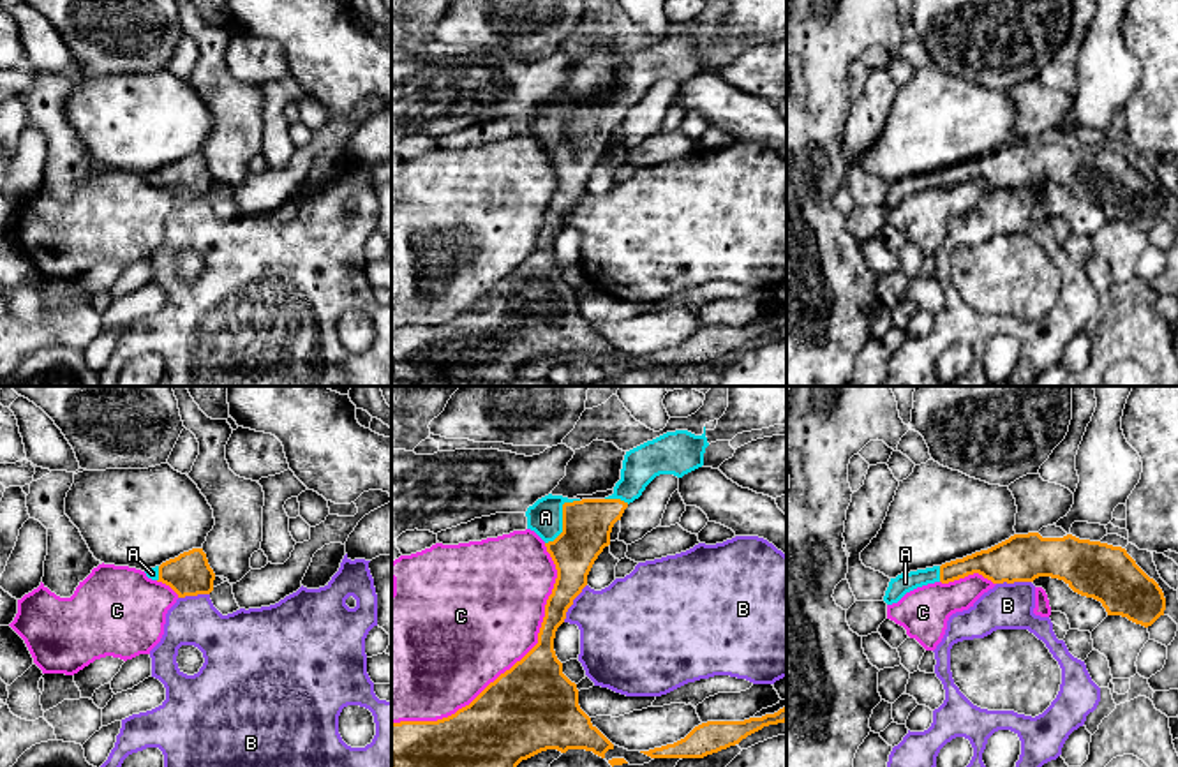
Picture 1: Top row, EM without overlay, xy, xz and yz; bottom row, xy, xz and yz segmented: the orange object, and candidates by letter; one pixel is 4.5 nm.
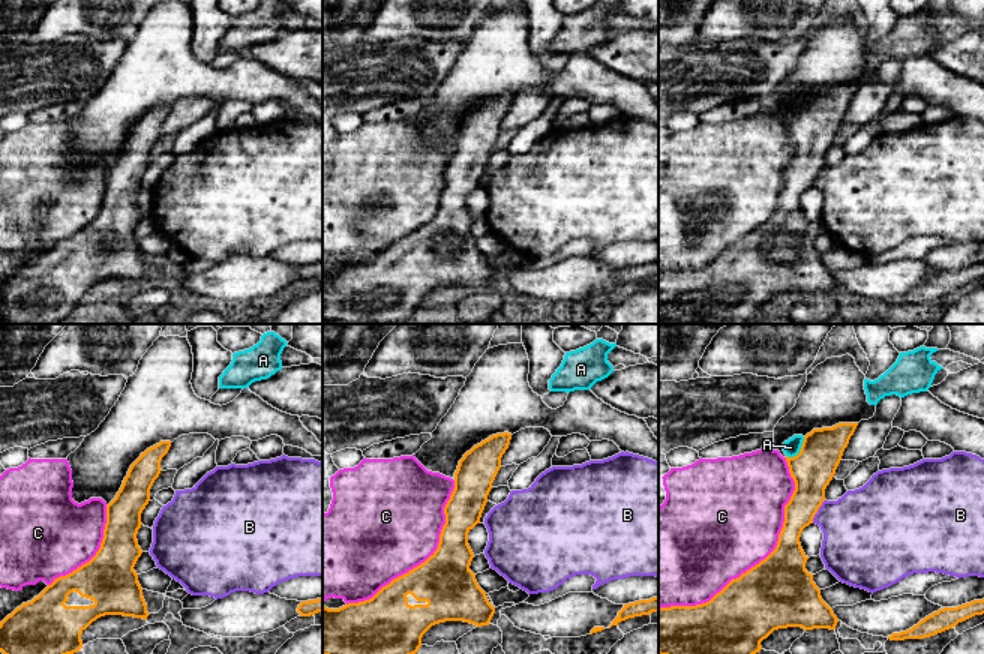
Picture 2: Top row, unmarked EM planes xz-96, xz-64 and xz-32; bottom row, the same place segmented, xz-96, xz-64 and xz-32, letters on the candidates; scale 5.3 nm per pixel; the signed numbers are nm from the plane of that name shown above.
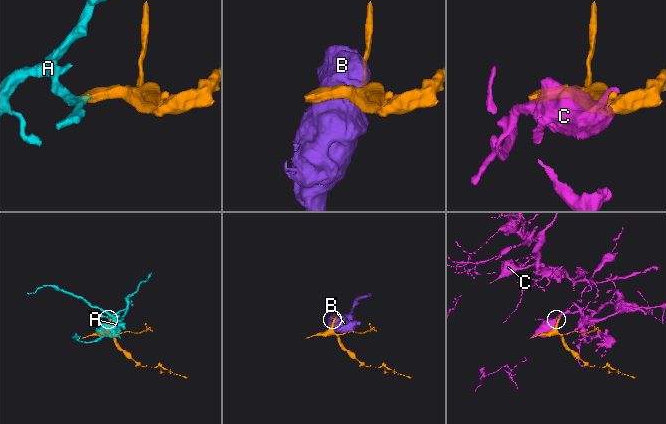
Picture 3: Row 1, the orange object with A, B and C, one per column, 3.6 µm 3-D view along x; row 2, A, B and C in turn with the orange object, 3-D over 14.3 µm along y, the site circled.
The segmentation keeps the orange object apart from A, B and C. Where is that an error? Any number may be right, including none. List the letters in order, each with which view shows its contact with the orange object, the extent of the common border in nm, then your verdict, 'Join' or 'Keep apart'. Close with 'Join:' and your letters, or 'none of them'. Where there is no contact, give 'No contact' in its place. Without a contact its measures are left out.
A: Touches orange in xz. Shared border 260 nm. Join
B: Touches orange in xz. Shared border 200 nm. Keep apart
C: Touches orange in xz. Shared border 1100 nm. Keep apart
Join: A

